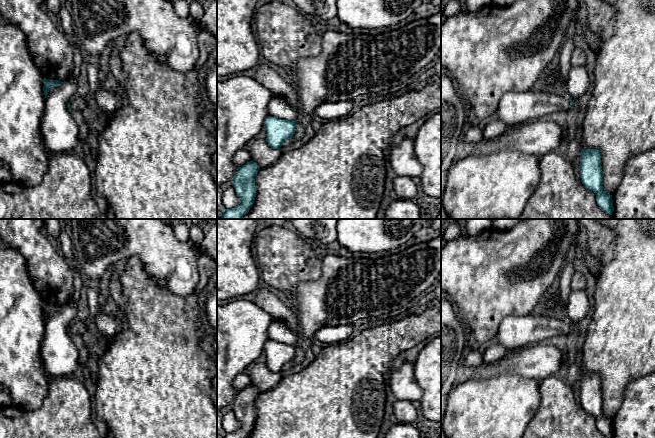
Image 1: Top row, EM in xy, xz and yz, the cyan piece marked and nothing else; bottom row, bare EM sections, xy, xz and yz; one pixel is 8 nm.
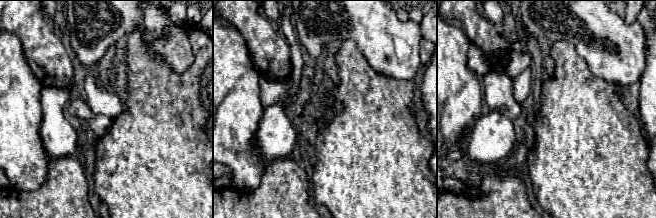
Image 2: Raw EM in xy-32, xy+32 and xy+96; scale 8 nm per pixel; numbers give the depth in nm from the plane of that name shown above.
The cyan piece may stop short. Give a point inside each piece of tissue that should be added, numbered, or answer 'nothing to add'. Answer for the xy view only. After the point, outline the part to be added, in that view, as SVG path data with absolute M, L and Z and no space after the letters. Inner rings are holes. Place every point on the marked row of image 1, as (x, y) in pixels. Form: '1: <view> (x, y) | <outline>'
1: xy (78, 102) | M79 92L70 101L70 108L73 110L84 111L88 106L85 92Z

